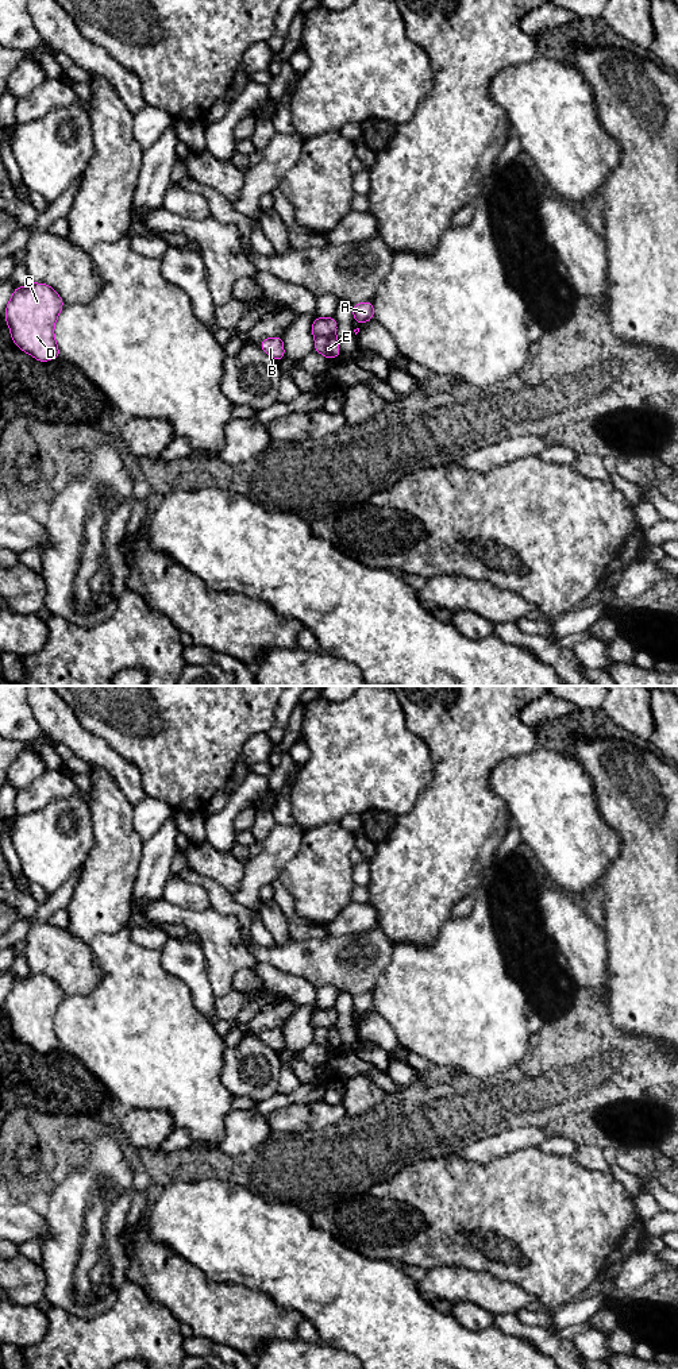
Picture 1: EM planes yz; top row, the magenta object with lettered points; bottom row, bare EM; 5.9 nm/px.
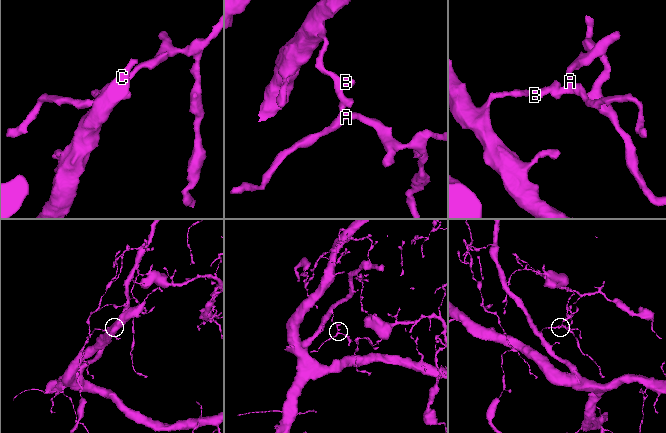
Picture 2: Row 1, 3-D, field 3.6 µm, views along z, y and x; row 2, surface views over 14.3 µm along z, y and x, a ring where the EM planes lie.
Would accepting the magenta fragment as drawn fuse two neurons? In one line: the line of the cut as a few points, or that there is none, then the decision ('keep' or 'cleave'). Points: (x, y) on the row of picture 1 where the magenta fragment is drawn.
cut in yz along (334, 334), (315, 338); cleave

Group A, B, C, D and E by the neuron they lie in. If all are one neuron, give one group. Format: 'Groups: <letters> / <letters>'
Groups: A E / B C D

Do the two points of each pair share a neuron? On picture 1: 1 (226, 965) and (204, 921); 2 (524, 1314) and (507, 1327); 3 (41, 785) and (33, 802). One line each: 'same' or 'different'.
1: same
2: different
3: same

